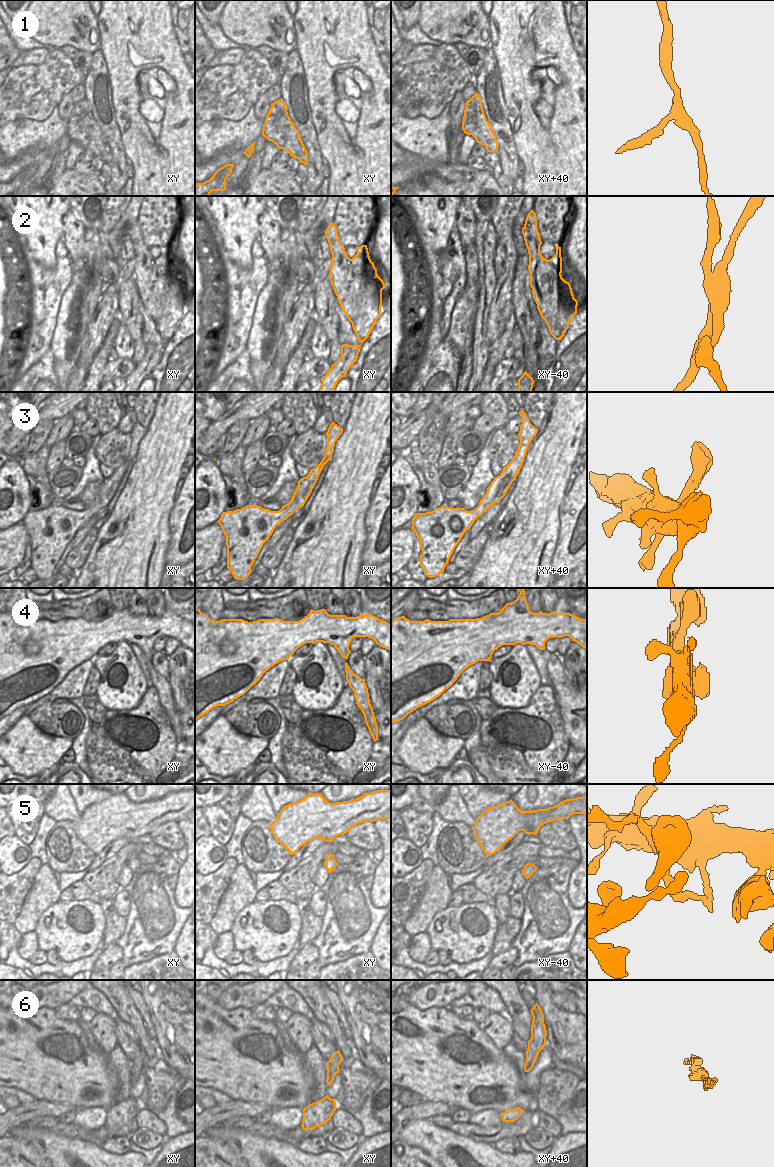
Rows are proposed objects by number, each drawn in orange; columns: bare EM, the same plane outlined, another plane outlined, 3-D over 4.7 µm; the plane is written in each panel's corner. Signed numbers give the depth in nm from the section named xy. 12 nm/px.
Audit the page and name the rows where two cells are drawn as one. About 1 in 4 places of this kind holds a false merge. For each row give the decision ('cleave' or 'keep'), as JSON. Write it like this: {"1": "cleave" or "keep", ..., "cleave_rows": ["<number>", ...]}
{"1": "cleave", "2": "cleave", "3": "keep", "4": "cleave", "5": "cleave", "6": "keep", "cleave_rows": ["1", "2", "4", "5"]}

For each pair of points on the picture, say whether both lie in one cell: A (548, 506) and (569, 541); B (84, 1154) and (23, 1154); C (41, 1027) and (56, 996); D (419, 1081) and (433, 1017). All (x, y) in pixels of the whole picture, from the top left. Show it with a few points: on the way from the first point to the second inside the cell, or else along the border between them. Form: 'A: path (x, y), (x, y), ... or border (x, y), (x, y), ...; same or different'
A: border (562, 502), (559, 507), (558, 541), (554, 548); different
B: border (23, 1141), (33, 1145), (46, 1156); different
C: border (42, 1006), (55, 1010); different
D: path (422, 1065), (429, 1051), (429, 1033); same

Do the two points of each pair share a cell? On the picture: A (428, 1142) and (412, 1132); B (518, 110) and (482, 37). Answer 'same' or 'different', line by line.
A: same
B: different

